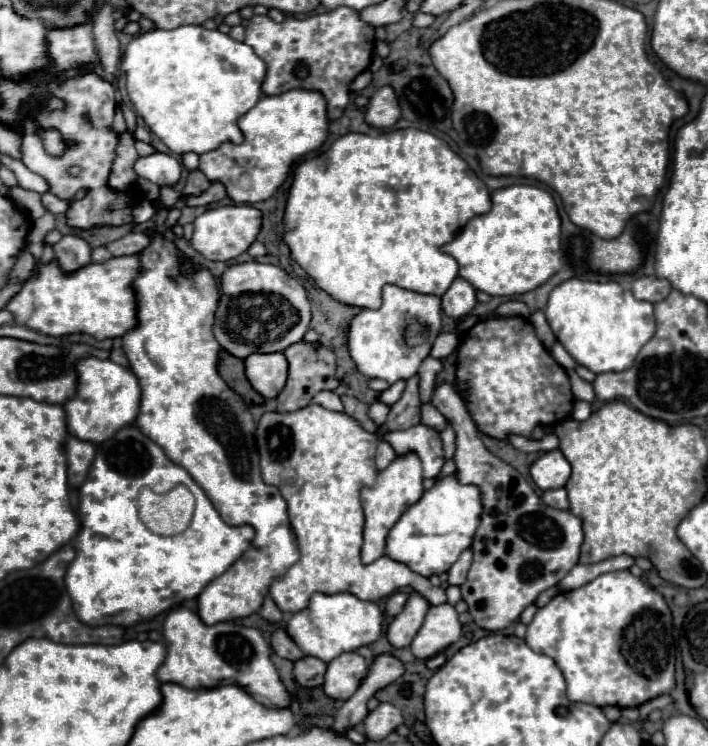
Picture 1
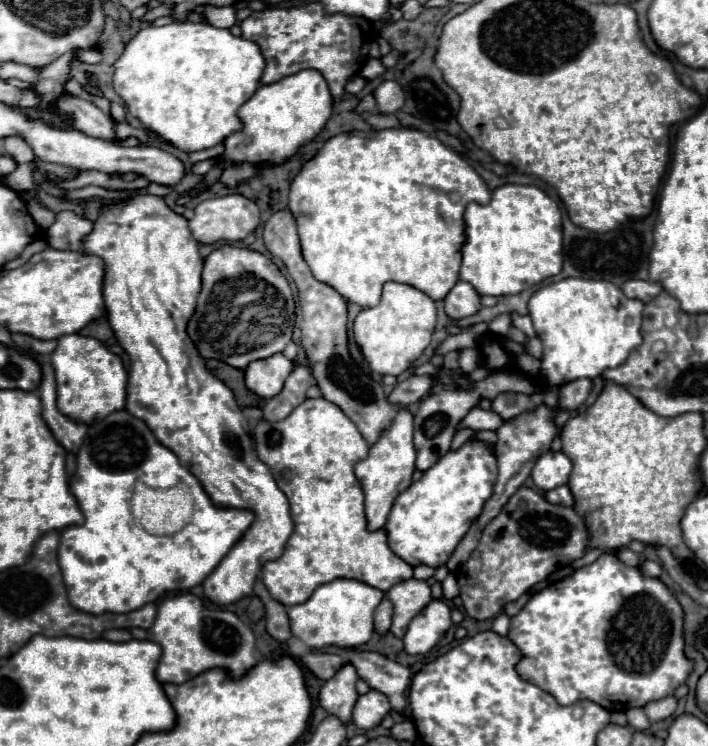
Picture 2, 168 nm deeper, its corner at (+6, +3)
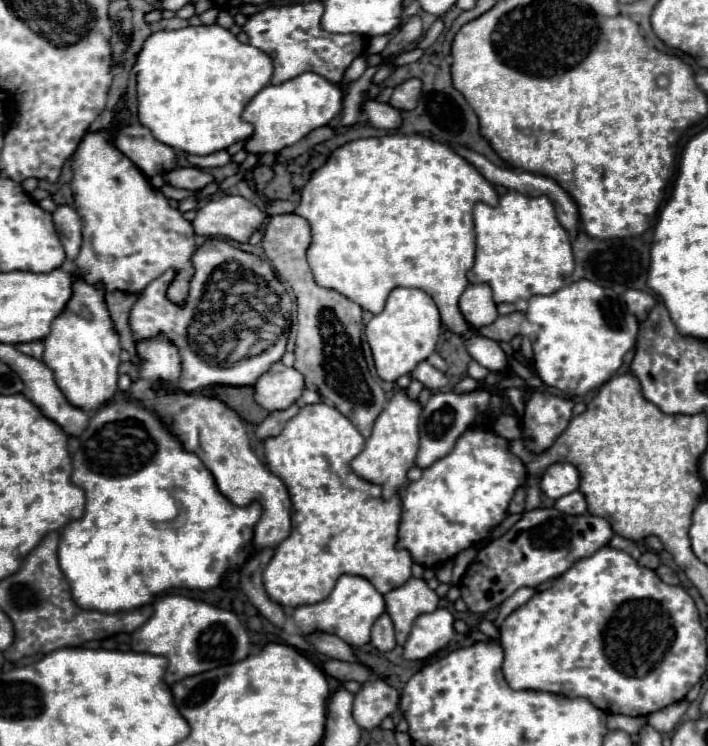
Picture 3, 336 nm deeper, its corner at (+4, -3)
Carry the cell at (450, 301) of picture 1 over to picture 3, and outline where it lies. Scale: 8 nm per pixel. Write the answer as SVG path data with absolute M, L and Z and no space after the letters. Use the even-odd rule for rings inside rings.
M470 284L460 298L460 310L468 324L472 324L474 328L492 324L498 318L492 290L486 284Z

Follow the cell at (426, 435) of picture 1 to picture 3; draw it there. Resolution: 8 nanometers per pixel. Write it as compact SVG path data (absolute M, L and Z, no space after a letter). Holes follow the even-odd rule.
M474 390L470 394L454 394L454 392L438 392L434 394L422 410L420 416L420 450L416 454L416 466L426 468L434 464L438 458L446 456L458 436L474 422L474 418L484 412L490 404L490 394L486 390Z

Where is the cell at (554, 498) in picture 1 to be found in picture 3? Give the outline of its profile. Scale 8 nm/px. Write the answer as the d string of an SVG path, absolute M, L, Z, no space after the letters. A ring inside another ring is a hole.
M578 490L572 492L572 494L568 494L568 496L562 496L560 500L556 500L554 508L560 510L560 512L564 512L564 514L574 514L574 516L588 512L586 498L584 498L584 494L578 492Z

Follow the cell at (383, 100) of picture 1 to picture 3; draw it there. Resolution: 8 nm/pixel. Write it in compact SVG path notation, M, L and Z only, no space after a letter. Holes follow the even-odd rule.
M410 78L394 88L390 104L398 110L414 110L416 102L420 98L420 92L422 92L422 80Z

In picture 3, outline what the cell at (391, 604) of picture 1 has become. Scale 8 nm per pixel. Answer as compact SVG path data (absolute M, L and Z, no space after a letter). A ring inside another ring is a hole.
M382 614L372 626L372 646L378 648L380 652L394 650L396 638L394 638L394 626L388 614Z

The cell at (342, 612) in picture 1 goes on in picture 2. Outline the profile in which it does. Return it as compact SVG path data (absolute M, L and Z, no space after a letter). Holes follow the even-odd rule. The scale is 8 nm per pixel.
M338 578L328 584L322 584L312 592L312 596L304 604L288 608L292 634L310 648L362 646L374 634L374 610L380 604L382 596L384 594L380 590L358 580Z

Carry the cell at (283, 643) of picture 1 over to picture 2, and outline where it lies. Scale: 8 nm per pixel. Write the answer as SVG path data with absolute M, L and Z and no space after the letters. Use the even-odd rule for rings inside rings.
M258 580L254 592L262 598L264 606L266 606L266 632L278 640L278 642L288 642L292 638L290 626L288 626L288 614L286 614L286 606L282 606L280 602L276 602L264 588L264 584Z

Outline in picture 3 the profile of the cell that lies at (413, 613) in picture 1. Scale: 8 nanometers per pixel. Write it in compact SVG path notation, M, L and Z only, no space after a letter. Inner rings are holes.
M410 578L406 584L390 590L386 596L386 612L390 614L396 640L402 646L410 634L410 626L418 614L434 612L438 608L438 594L428 588L422 578Z

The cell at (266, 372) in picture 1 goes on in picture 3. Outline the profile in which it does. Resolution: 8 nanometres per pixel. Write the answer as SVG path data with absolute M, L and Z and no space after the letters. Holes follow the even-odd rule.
M276 362L258 378L254 386L254 398L256 402L268 410L286 410L286 406L292 406L300 400L304 390L304 378L296 368L288 368L282 362Z

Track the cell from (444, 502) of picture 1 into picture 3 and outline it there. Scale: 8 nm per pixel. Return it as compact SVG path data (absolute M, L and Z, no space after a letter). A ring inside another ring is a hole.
M468 428L452 452L422 470L422 478L410 482L402 492L402 522L398 532L398 548L406 548L412 554L412 560L424 568L434 568L458 552L482 542L490 530L494 530L506 516L508 504L514 498L514 492L526 482L526 466L510 450L510 442L490 428Z

